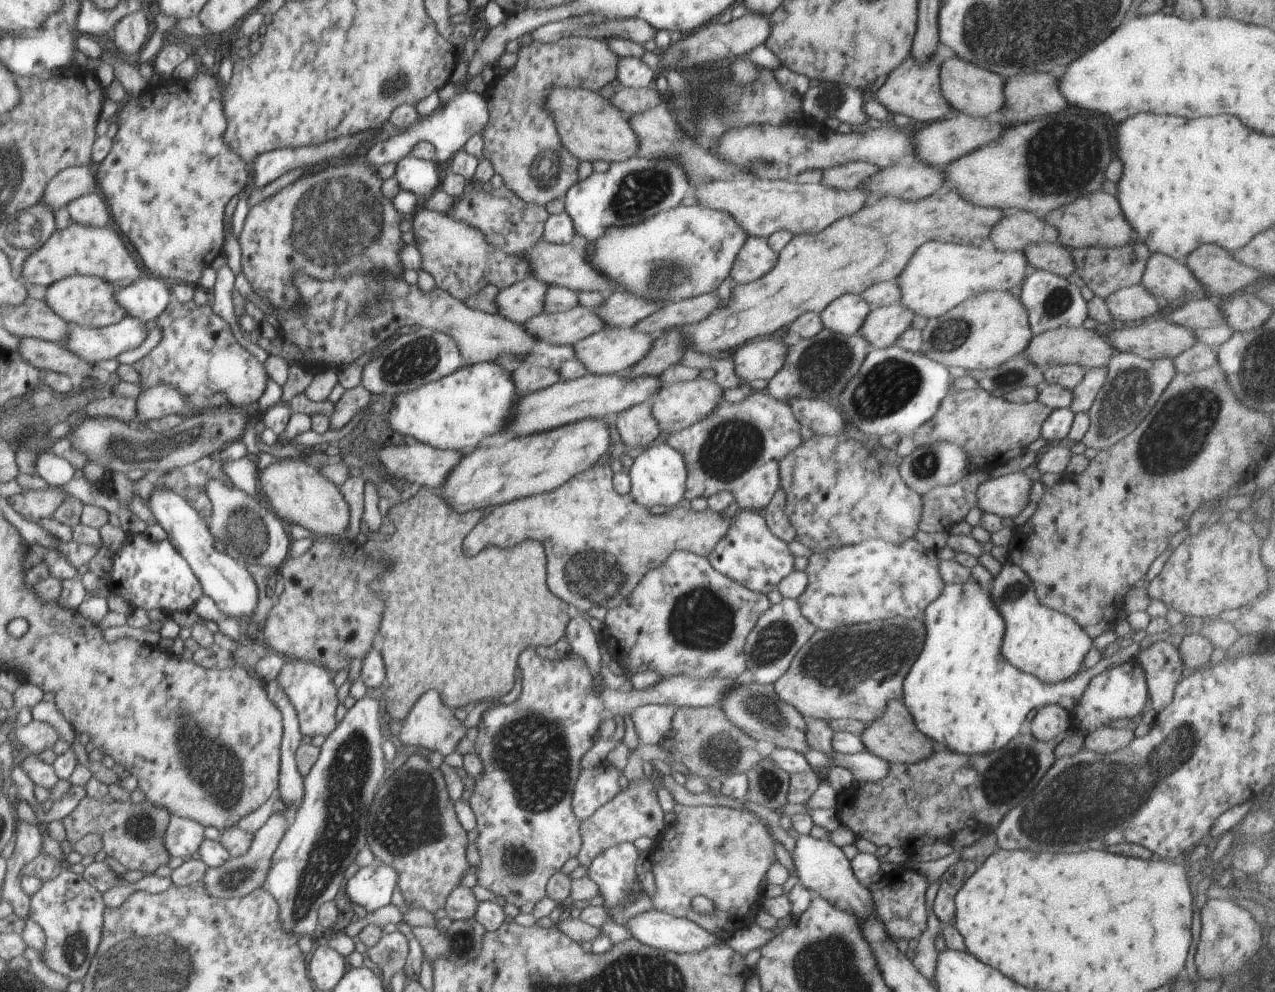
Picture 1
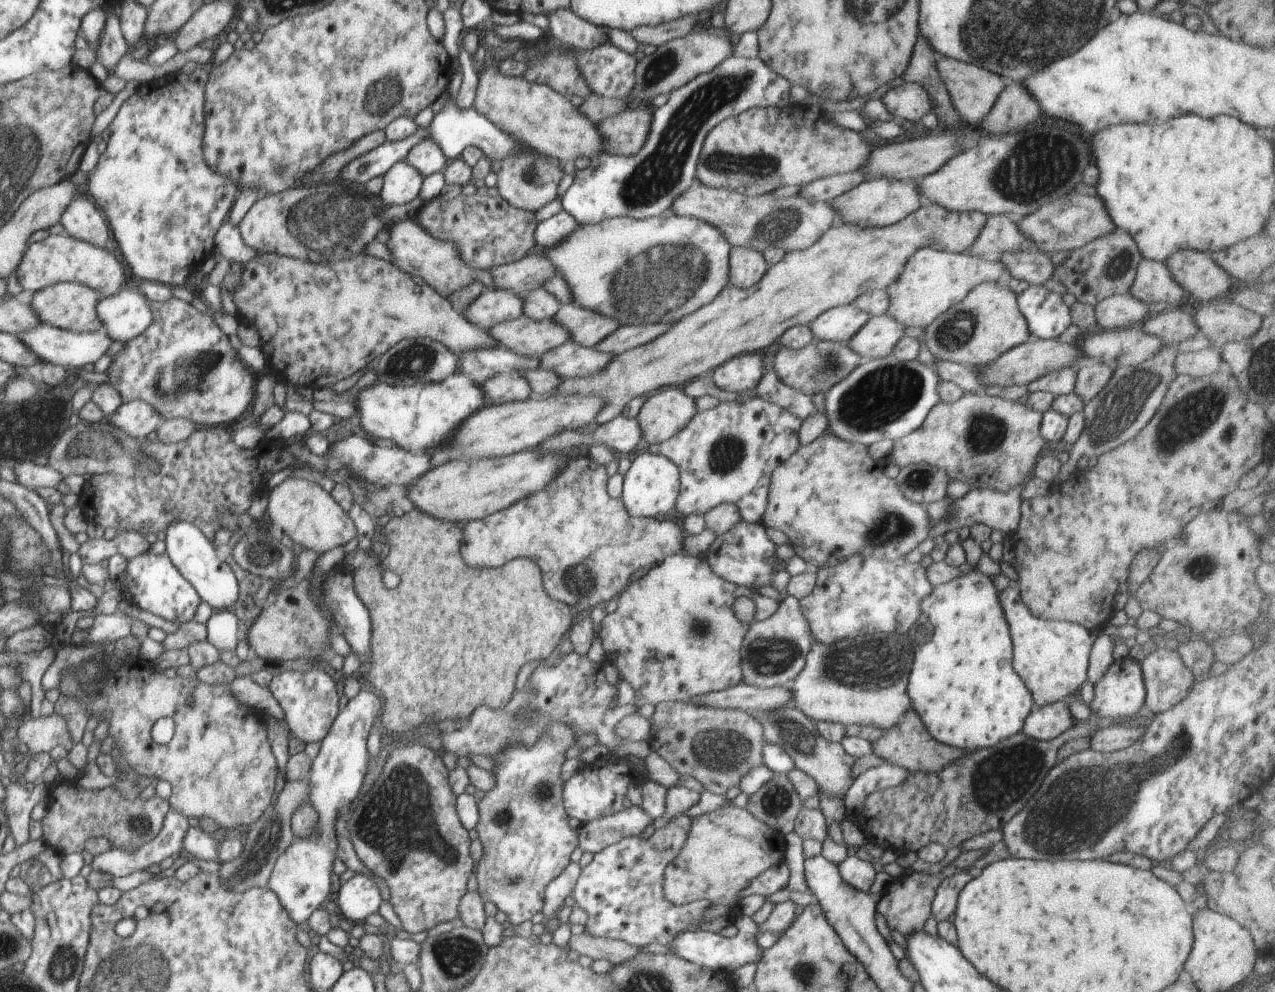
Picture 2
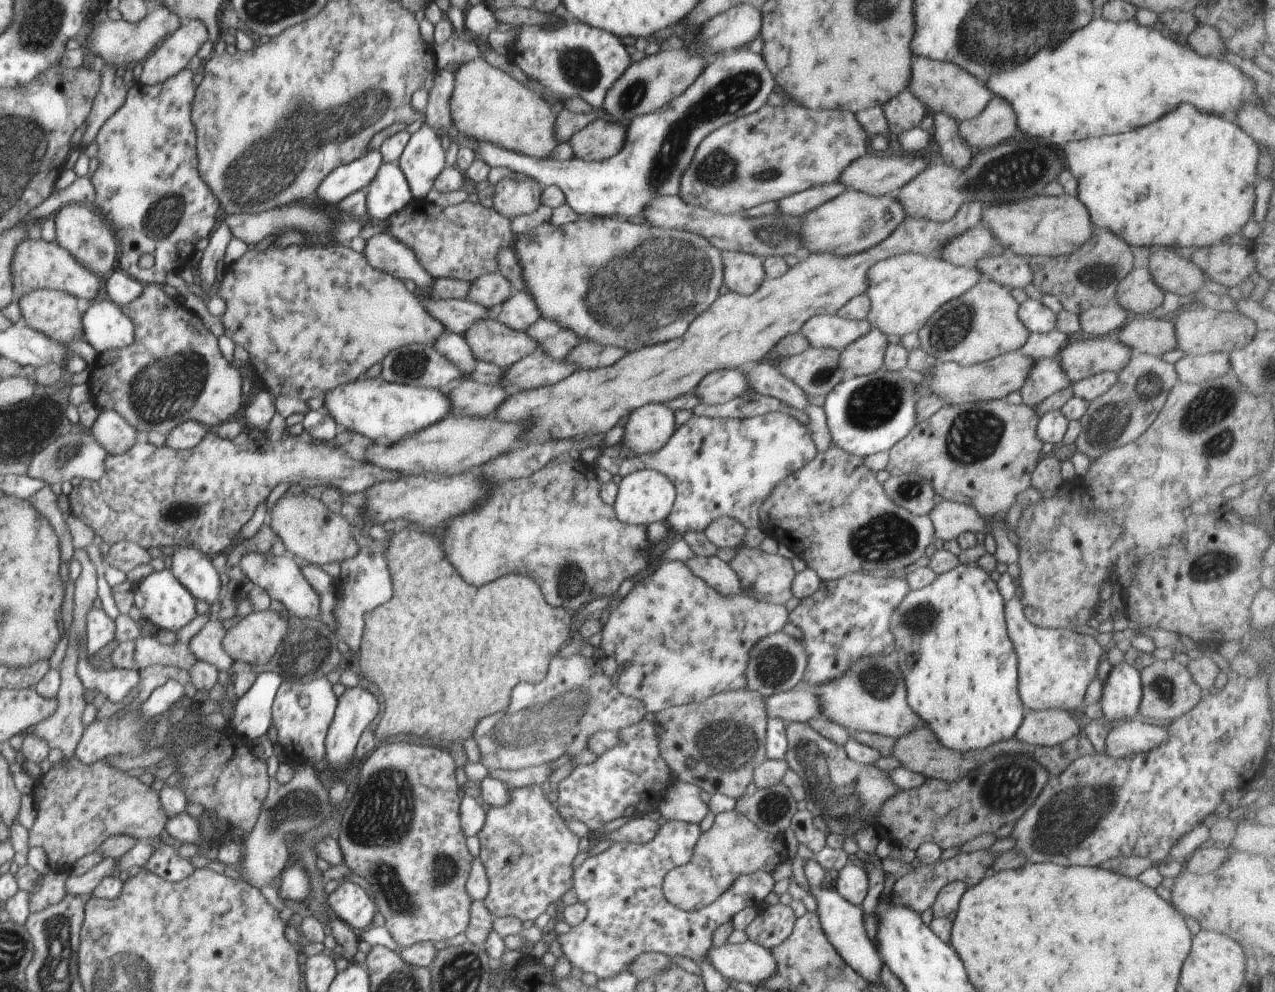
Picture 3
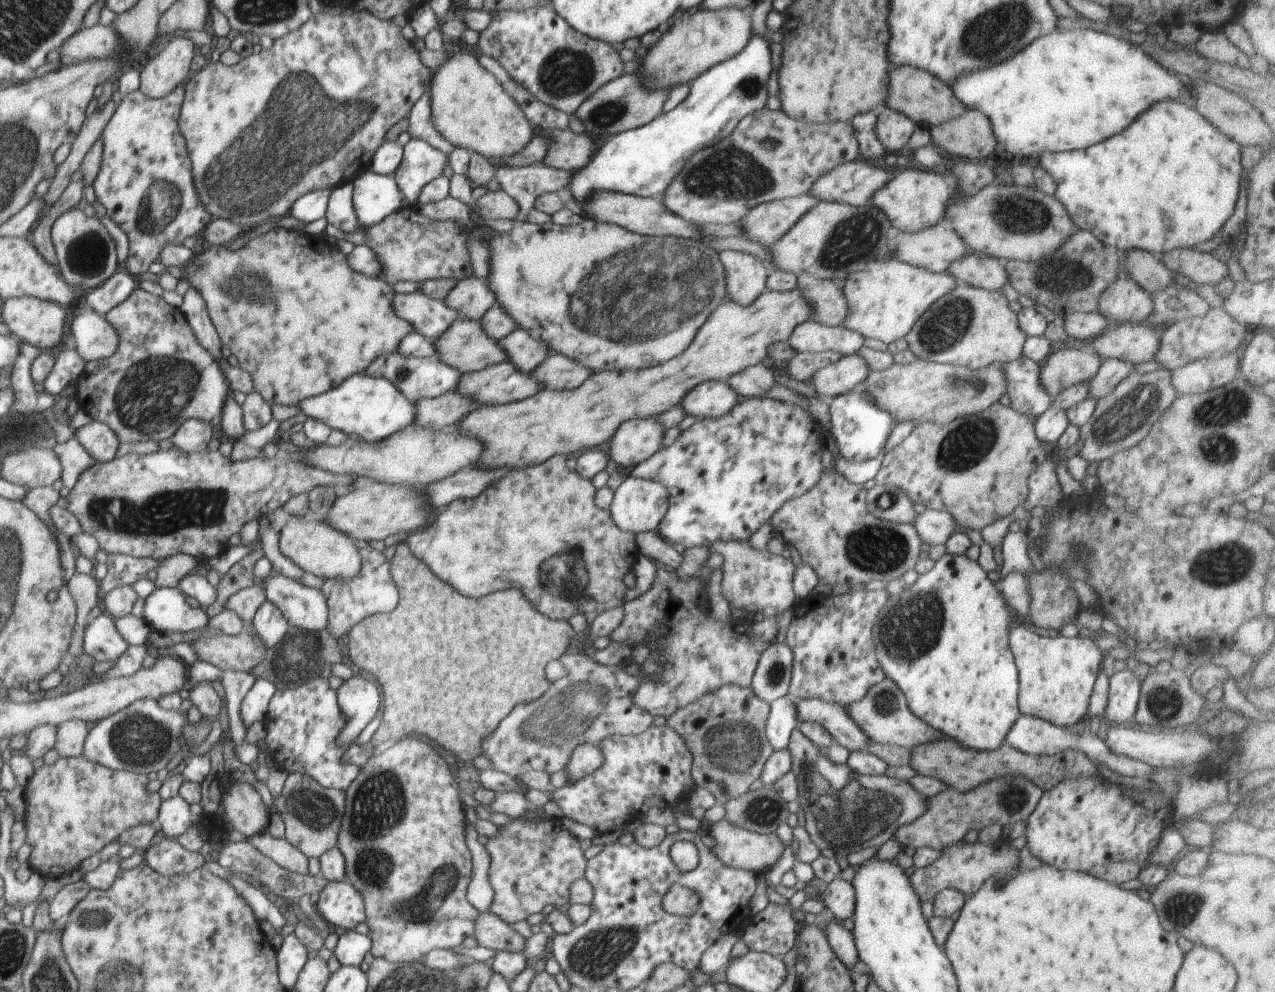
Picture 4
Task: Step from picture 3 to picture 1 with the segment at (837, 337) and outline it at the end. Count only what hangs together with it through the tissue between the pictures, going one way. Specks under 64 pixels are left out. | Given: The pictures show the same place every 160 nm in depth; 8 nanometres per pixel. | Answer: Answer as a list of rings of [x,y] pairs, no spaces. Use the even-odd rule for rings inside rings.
[[[844,295],[833,300],[819,315],[824,329],[850,336],[858,334],[871,309],[861,295]]]

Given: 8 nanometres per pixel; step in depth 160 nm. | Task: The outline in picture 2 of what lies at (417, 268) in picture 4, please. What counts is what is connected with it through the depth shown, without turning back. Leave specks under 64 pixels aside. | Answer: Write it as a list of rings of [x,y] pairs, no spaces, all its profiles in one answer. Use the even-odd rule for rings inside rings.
[[[476,192],[466,196],[461,193],[453,200],[444,200],[439,195],[426,203],[414,220],[433,238],[458,244],[464,264],[470,264],[470,268],[478,270],[492,270],[502,264],[521,260],[538,249],[534,238],[538,224],[535,213],[515,208],[500,194],[488,196]]]

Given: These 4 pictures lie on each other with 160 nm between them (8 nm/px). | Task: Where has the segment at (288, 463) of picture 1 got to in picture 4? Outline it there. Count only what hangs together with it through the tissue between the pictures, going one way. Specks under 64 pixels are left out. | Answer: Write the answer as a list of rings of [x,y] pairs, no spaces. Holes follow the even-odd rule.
[[[296,516],[283,518],[279,531],[280,551],[300,566],[304,572],[314,574],[324,579],[353,580],[358,576],[361,566],[359,549],[353,544],[352,538],[346,532],[331,528],[326,522],[317,524],[301,522],[303,518]]]

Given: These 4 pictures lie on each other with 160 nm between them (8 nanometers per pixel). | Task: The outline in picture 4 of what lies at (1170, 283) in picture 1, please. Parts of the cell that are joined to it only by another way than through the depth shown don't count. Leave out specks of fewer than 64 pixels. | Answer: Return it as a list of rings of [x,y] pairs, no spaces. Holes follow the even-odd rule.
[[[1121,274],[1104,290],[1098,300],[1098,312],[1109,318],[1112,324],[1122,322],[1147,322],[1154,310],[1151,294],[1140,288],[1138,282]]]

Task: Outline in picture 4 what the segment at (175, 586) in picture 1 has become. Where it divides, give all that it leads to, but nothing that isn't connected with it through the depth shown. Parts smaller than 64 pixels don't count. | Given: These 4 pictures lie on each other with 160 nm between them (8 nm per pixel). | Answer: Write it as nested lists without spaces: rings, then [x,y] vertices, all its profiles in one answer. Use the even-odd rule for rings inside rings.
[[[156,588],[147,596],[144,603],[144,616],[152,630],[158,633],[180,633],[204,630],[209,626],[209,617],[202,608],[193,608],[186,602],[186,596],[175,588]]]

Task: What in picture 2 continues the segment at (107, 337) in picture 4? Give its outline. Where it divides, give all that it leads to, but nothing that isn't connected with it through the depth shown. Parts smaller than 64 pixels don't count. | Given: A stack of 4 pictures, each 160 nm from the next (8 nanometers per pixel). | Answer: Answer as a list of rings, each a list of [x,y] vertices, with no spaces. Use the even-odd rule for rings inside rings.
[[[123,287],[118,294],[100,298],[97,318],[112,341],[128,343],[150,327],[153,313],[149,304],[138,288]]]

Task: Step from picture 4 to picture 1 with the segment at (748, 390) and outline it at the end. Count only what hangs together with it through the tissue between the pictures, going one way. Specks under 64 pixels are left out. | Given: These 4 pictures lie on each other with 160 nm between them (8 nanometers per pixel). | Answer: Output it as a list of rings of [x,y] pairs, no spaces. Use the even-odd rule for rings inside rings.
[[[790,397],[786,404],[792,409],[796,420],[798,420],[801,426],[811,428],[816,434],[838,435],[844,431],[844,426],[848,425],[843,413],[836,410],[834,406],[830,406],[828,401],[815,398],[807,399],[806,397]]]

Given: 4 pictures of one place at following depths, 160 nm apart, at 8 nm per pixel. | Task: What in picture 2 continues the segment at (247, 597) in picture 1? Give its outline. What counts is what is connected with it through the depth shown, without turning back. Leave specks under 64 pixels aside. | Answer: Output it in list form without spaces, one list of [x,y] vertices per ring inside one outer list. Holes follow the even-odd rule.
[[[176,520],[168,524],[165,533],[166,553],[170,561],[176,566],[178,572],[194,586],[201,601],[207,602],[214,611],[233,609],[240,596],[240,584],[230,564],[217,558],[213,542],[204,536],[198,526],[188,520]]]

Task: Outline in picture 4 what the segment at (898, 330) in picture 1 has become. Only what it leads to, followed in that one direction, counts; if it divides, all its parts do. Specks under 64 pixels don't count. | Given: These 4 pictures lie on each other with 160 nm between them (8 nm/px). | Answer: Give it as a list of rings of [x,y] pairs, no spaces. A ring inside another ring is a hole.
[[[860,354],[842,355],[838,362],[818,370],[812,376],[812,386],[819,396],[836,398],[840,394],[852,392],[868,378],[870,368]]]

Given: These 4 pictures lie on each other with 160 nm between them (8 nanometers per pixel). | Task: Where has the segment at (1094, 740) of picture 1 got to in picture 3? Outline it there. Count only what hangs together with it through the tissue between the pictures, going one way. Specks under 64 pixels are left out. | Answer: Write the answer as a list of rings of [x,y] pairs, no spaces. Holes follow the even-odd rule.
[[[1128,719],[1123,726],[1112,729],[1106,738],[1104,752],[1112,757],[1124,757],[1158,748],[1166,740],[1166,726],[1157,726]]]

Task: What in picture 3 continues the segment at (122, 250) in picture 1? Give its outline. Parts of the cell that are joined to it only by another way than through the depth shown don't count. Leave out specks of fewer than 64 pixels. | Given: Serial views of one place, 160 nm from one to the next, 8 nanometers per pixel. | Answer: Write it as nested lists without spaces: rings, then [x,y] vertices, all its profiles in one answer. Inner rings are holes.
[[[22,240],[14,250],[14,260],[10,266],[12,272],[12,285],[14,286],[14,301],[18,302],[30,292],[51,289],[59,292],[68,292],[78,299],[92,301],[98,295],[99,289],[105,283],[102,276],[90,272],[90,268],[82,266],[80,260],[66,248],[56,242],[46,240]]]

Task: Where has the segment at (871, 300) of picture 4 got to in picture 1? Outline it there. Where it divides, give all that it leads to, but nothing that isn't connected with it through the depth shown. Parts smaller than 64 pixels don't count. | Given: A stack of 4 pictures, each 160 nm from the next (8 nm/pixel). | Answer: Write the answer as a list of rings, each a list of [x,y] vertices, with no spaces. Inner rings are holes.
[[[984,240],[980,246],[928,241],[920,245],[896,279],[902,306],[924,318],[938,318],[971,296],[986,291],[1010,291],[1025,279],[1024,252],[1001,251]]]

